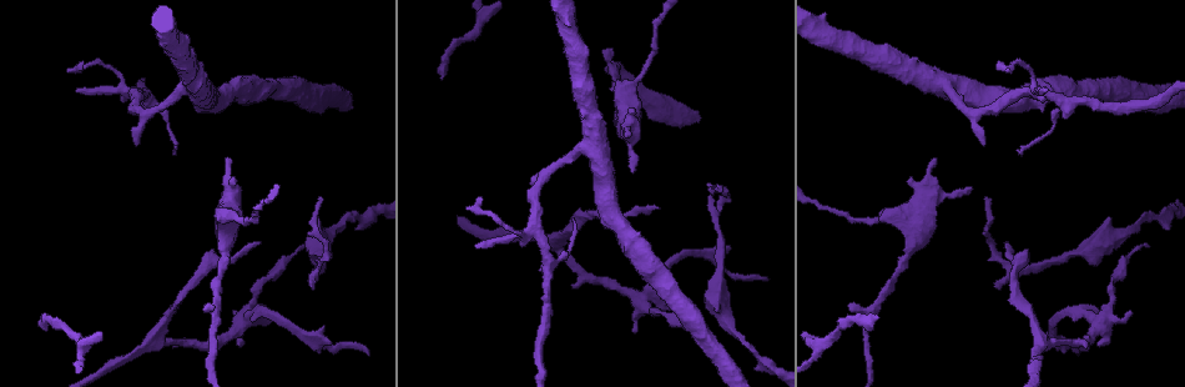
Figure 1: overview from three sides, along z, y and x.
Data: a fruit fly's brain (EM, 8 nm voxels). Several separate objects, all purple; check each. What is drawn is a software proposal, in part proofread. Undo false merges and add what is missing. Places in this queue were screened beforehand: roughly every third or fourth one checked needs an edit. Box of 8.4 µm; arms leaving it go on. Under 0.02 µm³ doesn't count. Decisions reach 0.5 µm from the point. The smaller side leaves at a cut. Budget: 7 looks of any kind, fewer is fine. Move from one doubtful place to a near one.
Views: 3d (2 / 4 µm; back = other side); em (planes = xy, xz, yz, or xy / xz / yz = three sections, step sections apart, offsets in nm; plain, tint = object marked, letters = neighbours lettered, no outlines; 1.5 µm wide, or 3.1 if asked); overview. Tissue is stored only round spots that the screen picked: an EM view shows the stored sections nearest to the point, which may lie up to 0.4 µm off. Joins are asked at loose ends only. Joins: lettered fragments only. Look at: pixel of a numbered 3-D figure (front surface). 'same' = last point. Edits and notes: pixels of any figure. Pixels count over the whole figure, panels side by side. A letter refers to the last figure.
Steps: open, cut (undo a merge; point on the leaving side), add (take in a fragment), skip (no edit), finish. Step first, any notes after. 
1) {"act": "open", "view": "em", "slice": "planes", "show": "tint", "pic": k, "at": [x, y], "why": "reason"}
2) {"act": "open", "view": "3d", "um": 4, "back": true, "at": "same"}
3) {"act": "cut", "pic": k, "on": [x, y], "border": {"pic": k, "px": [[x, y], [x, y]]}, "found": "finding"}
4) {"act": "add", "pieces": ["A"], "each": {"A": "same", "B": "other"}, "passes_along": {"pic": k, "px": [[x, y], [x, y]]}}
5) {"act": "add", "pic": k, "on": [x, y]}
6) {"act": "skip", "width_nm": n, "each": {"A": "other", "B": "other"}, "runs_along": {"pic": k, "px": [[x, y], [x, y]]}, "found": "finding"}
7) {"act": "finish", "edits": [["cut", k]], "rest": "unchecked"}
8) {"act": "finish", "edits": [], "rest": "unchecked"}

{"act": "open", "view": "3d", "um": 2, "pic": 1, "at": [136, 146], "why": "free end"}

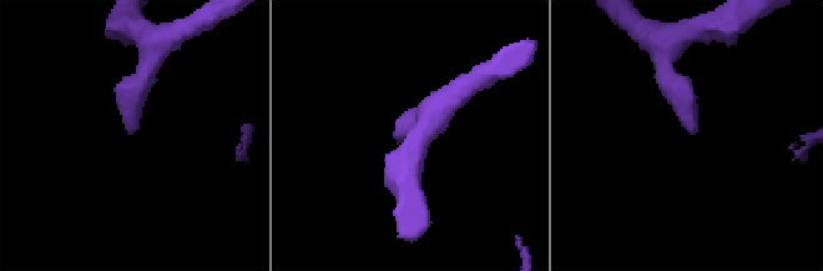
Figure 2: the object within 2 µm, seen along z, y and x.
{"act": "open", "view": "em", "slice": "planes", "show": "plain", "pic": 2, "at": [694, 134], "why": "need the tissue"}

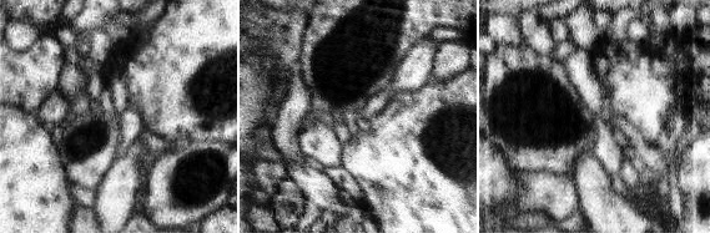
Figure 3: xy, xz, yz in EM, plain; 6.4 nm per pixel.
{"act": "open", "view": "em", "slice": "planes", "show": "letters", "at": "same", "why": "see the neighbours"}

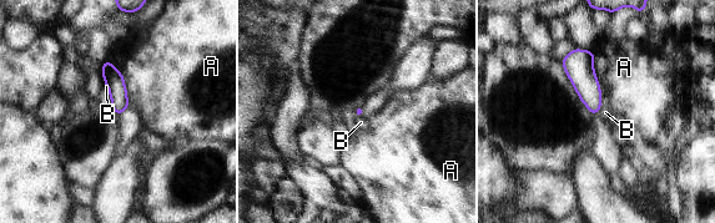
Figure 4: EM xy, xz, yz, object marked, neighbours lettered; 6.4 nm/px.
{"act": "skip", "each": {"A": "other", "B": "other"}, "border": {"pic": 4, "px": [[602, 94], [602, 104], [598, 112]]}, "found": "no lettered fragment goes on from it"}

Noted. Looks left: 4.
{"act": "open", "view": "3d", "um": 4, "pic": 1, "at": [259, 243], "why": "free end"}

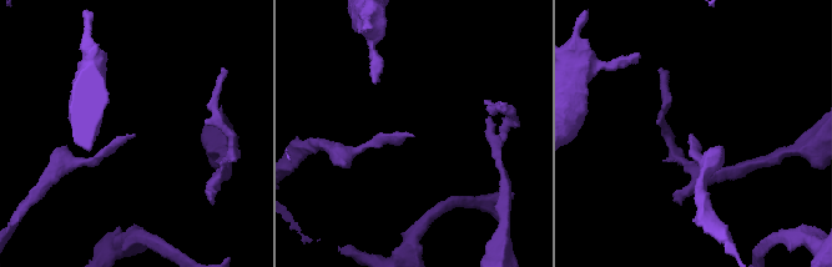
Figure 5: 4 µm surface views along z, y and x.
{"act": "open", "view": "em", "slice": "planes", "show": "letters", "pic": 5, "at": [690, 135], "why": "shape alone is not enough"}

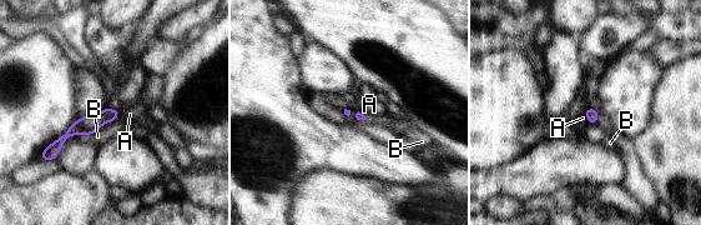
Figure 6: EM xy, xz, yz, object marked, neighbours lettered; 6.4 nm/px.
{"act": "skip", "each": {"A": "other", "B": "other"}, "border": {"pic": 6, "px": [[120, 109], [114, 120]]}, "found": "none of them fits"}

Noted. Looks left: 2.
{"act": "open", "view": "3d", "um": 4, "pic": 1, "at": [1077, 355], "why": "end of a long branch"}

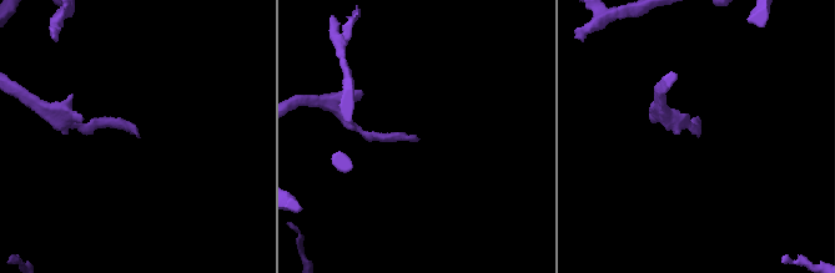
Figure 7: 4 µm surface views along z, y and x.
{"act": "open", "view": "em", "slice": "yz", "step": 8, "show": "letters", "pic": 7, "at": [136, 133]}

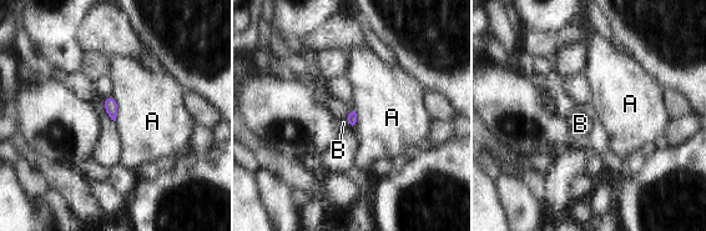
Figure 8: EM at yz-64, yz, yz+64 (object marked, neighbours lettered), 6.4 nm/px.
{"act": "add", "pieces": ["B"], "longest_contact_nm": ["A", 170], "each": {"A": "other", "B": "same"}, "found": "it goes on there"}

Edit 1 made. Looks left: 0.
{"act": "finish", "edits": [["add", 8]], "rest": "unchecked"}

